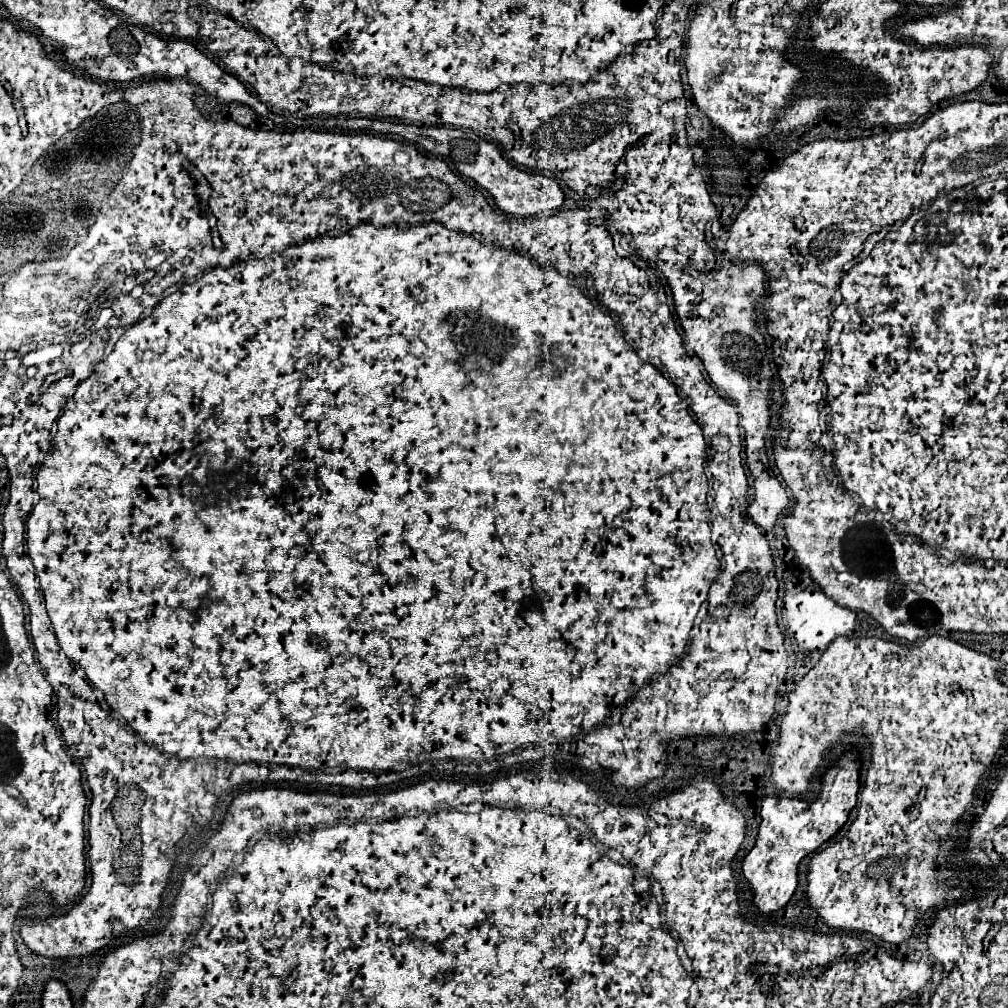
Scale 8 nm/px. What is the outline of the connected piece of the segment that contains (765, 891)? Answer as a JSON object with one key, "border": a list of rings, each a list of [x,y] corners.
{"border":[[[849,747],[841,759],[821,777],[821,793],[815,799],[769,795],[761,805],[761,825],[757,843],[743,861],[743,873],[753,887],[755,905],[763,913],[777,911],[787,905],[797,887],[797,871],[803,857],[829,841],[847,821],[857,803],[859,791],[859,757]]]}

